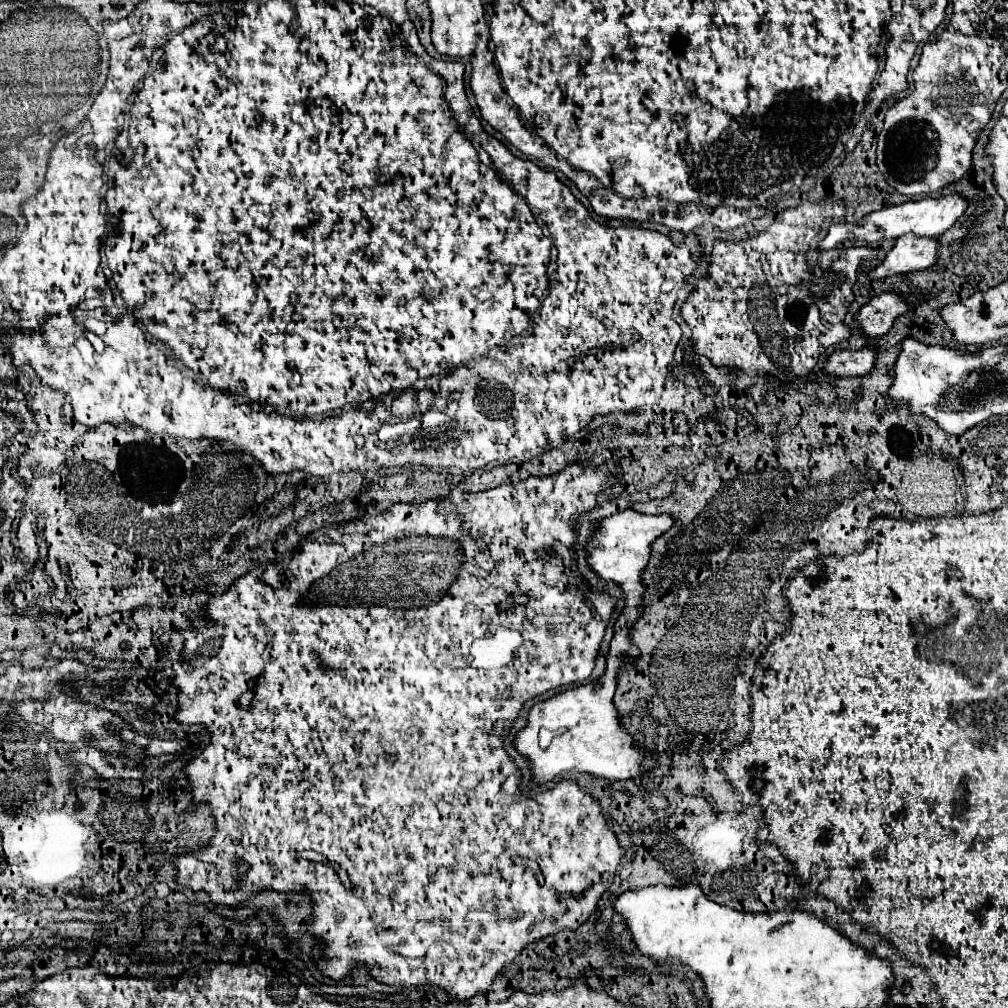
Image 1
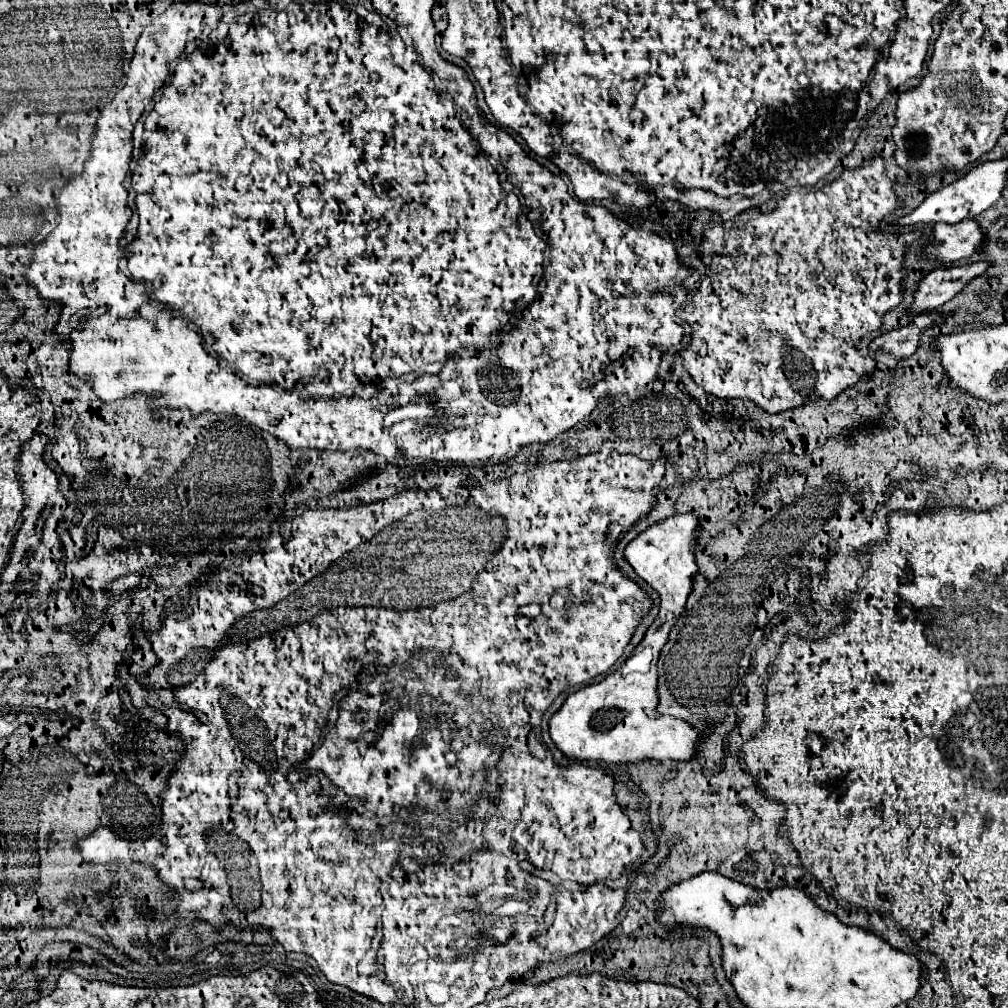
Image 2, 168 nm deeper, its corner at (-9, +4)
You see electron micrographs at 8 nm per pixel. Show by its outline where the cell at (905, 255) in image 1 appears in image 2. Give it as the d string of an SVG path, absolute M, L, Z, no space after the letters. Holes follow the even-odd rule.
M964 219L954 225L938 223L934 225L934 241L922 251L938 263L954 263L978 253L982 241L986 241L986 237L974 219Z

